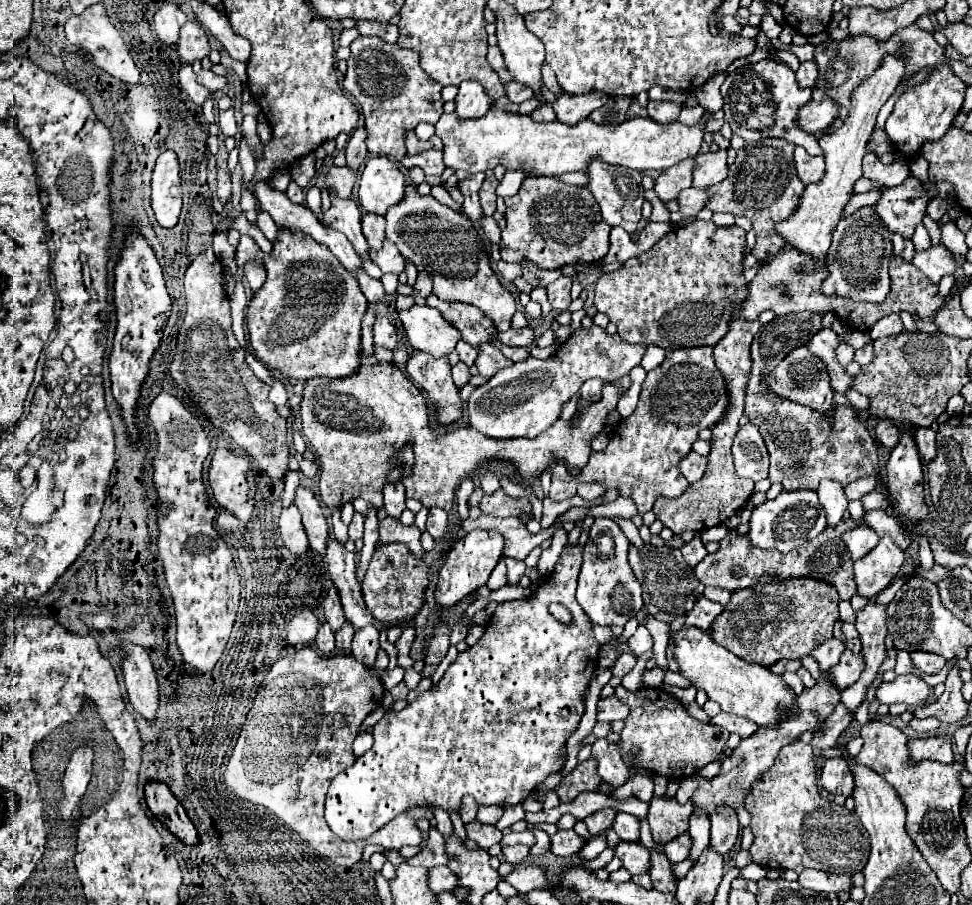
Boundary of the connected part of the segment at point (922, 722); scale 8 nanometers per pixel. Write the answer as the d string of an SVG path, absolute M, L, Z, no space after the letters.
M928 717L924 719L912 719L909 722L911 728L916 731L931 732L935 731L940 726L940 721L935 717Z

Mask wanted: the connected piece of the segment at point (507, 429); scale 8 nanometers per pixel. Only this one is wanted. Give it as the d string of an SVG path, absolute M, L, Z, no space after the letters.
M599 326L589 330L579 328L551 358L537 360L531 356L525 362L515 362L473 390L467 402L469 426L489 438L535 438L559 418L561 406L581 388L585 380L619 380L621 376L627 376L633 366L641 364L643 354L645 346L627 344L617 334L607 334Z

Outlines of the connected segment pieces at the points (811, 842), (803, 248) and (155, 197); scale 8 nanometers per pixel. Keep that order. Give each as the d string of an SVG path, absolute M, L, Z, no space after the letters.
M793 742L779 752L775 764L759 776L751 788L749 802L745 802L745 810L751 814L749 828L755 836L749 852L753 862L765 868L791 868L795 872L817 868L853 876L863 870L868 860L869 835L855 812L819 794L815 778L817 768L811 744Z
M885 54L881 60L881 66L869 78L865 78L857 86L855 92L851 92L851 106L849 106L847 118L843 120L843 126L839 130L835 130L833 134L823 134L819 138L819 144L823 146L825 162L827 162L825 174L819 182L805 186L795 214L791 214L791 218L779 222L779 226L775 228L777 234L787 242L789 248L799 250L801 254L815 256L815 258L821 258L827 254L831 236L841 218L841 210L847 204L847 200L851 198L855 180L861 178L861 160L867 152L867 142L869 142L869 134L875 126L877 112L887 102L887 98L895 92L895 88L903 80L903 74L905 74L903 54Z
M165 150L157 158L151 180L151 206L161 226L171 228L177 224L181 212L181 186L179 162L173 150Z

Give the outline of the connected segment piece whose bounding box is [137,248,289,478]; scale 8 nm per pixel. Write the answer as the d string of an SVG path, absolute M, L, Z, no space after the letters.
M213 250L201 252L187 268L183 278L183 304L173 302L171 318L165 326L163 342L159 344L159 350L155 352L155 358L151 360L149 374L143 380L143 386L139 390L139 404L143 406L143 412L147 412L151 400L159 392L171 392L171 382L177 384L199 408L209 416L209 420L227 432L263 470L267 470L273 478L283 478L289 470L289 452L285 442L285 418L277 414L277 408L267 398L267 384L261 382L249 364L245 362L245 350L239 346L233 334L232 317L229 298L222 287L223 266L219 258L213 254Z

